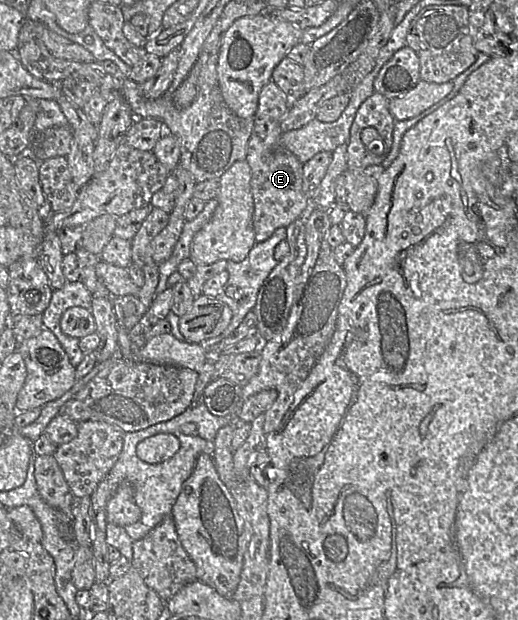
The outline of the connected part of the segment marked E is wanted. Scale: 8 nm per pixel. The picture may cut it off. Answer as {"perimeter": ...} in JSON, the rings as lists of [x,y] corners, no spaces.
{"perimeter":[[[270,81],[260,91],[257,111],[253,115],[253,131],[247,143],[246,160],[251,168],[253,196],[253,229],[256,242],[269,239],[276,229],[287,227],[311,207],[311,199],[304,193],[303,163],[289,150],[279,145],[280,124],[290,106],[290,97]]]}

